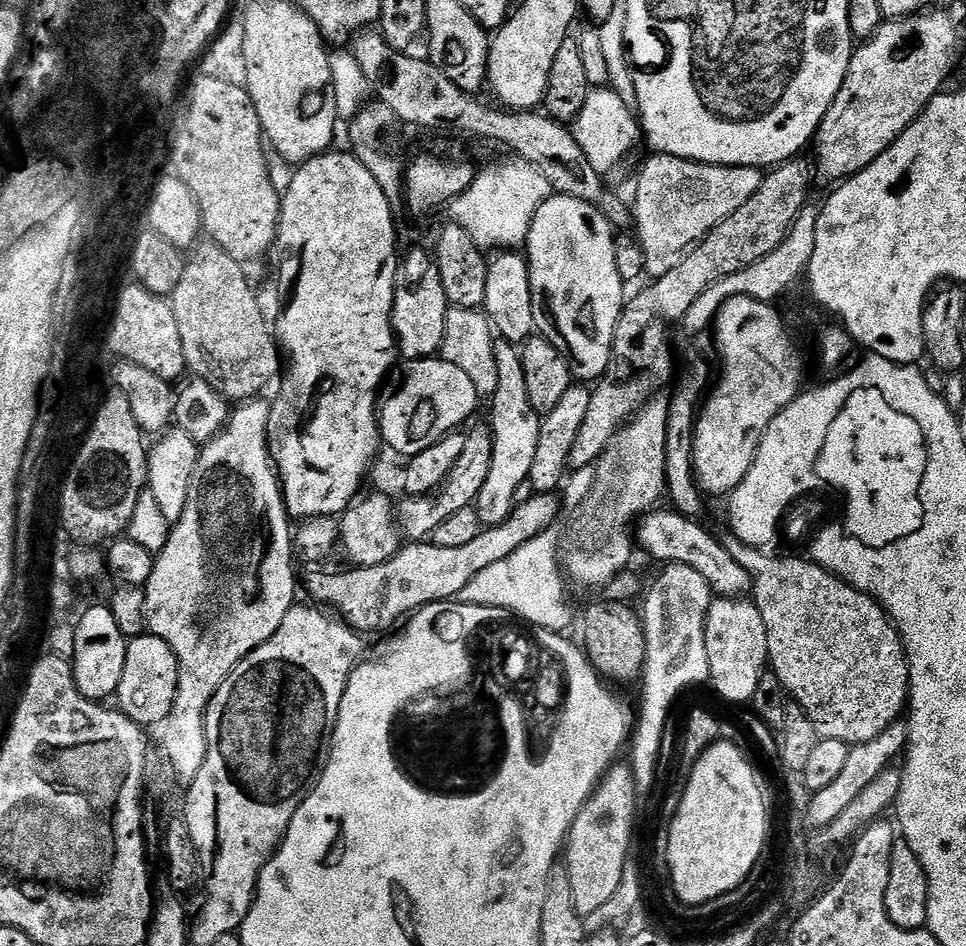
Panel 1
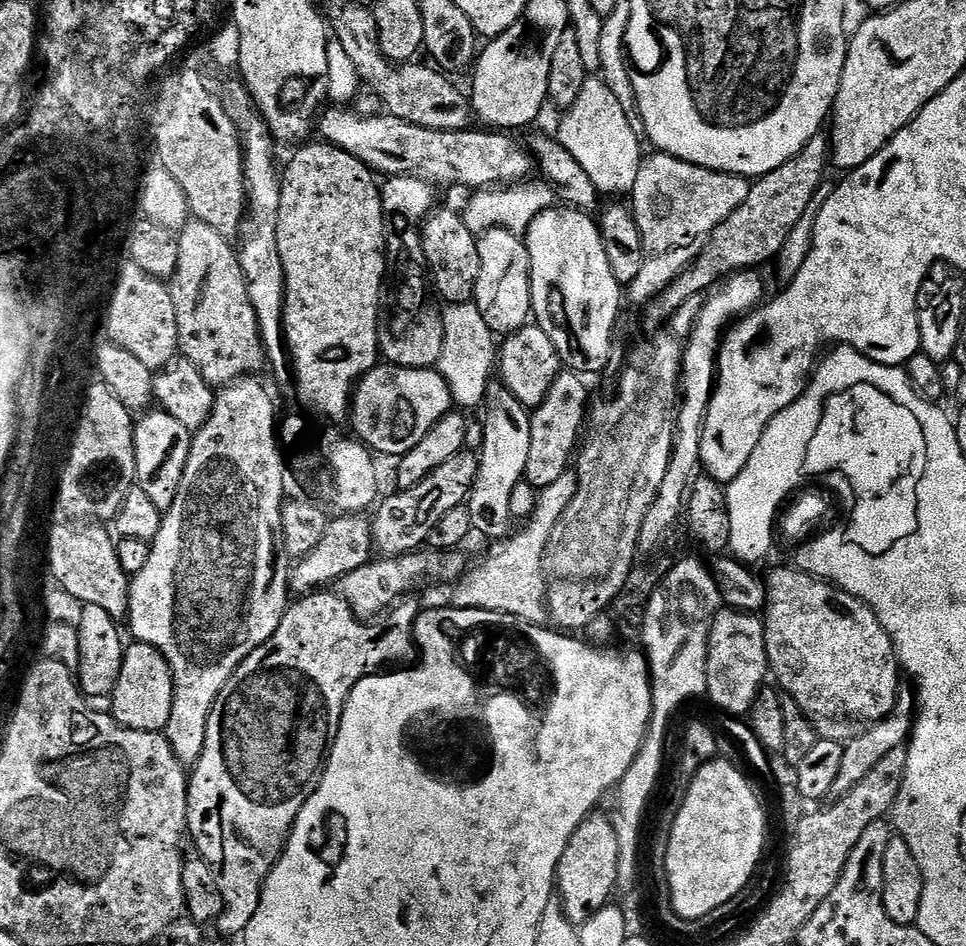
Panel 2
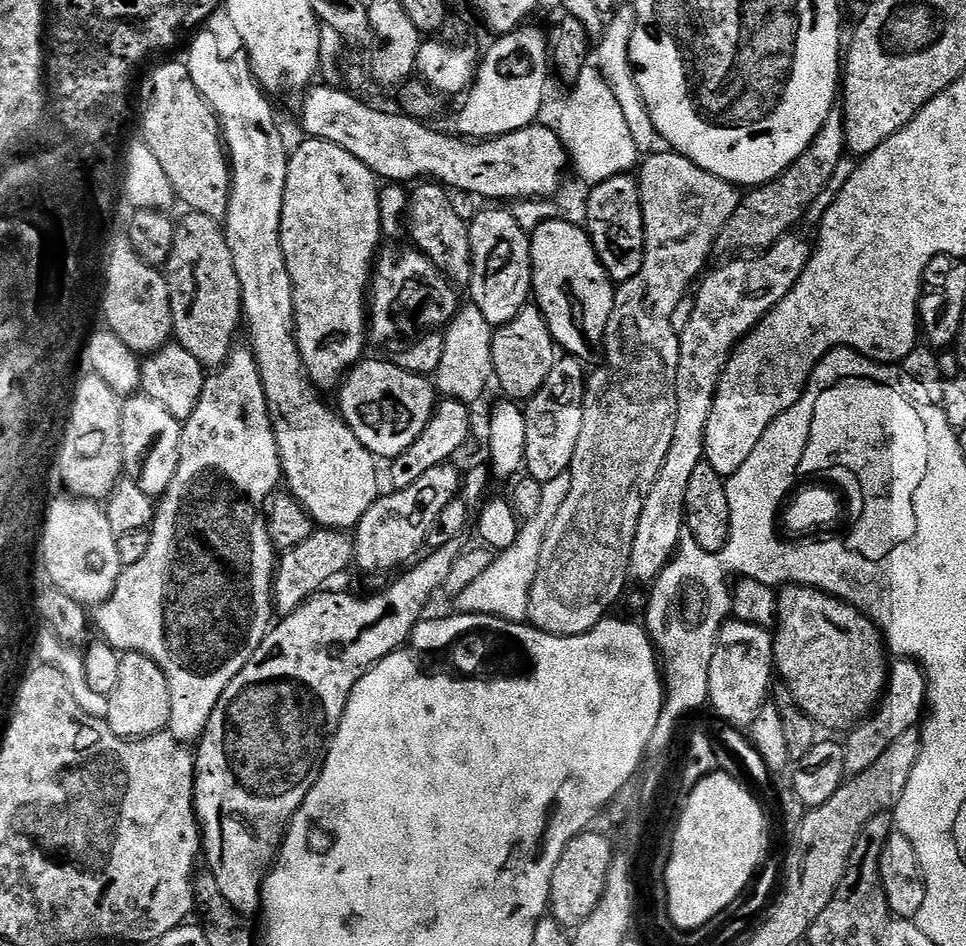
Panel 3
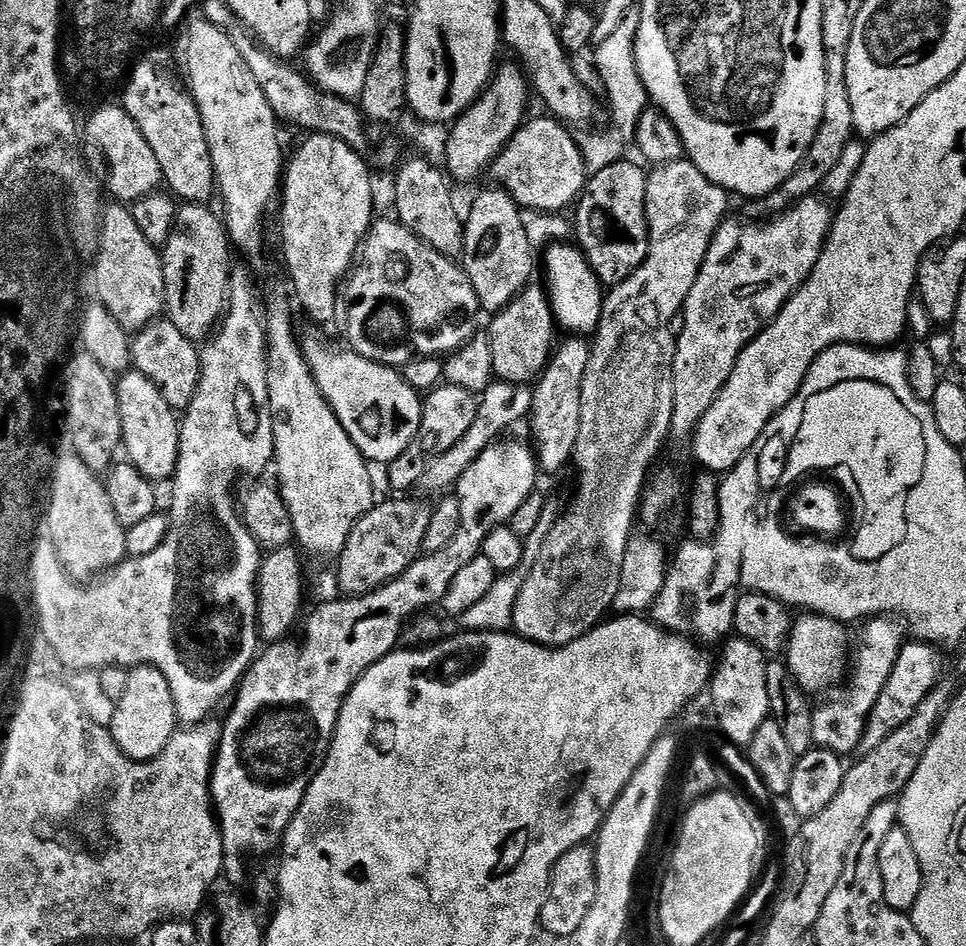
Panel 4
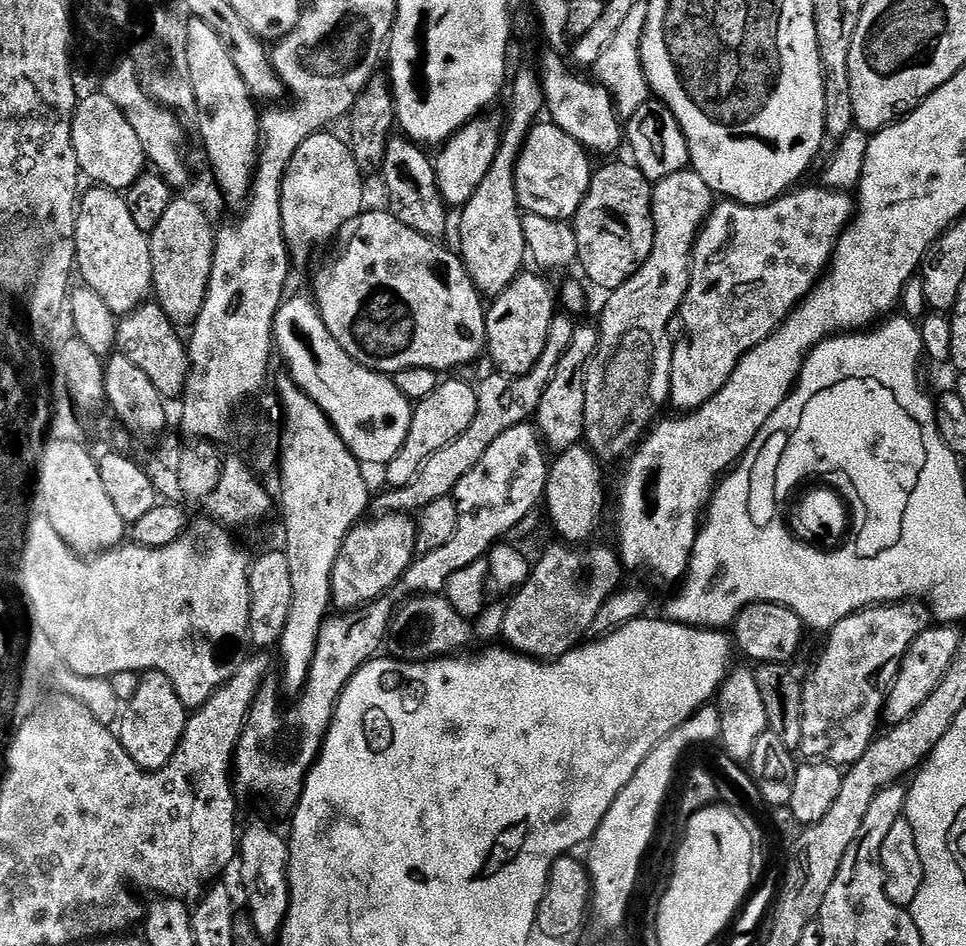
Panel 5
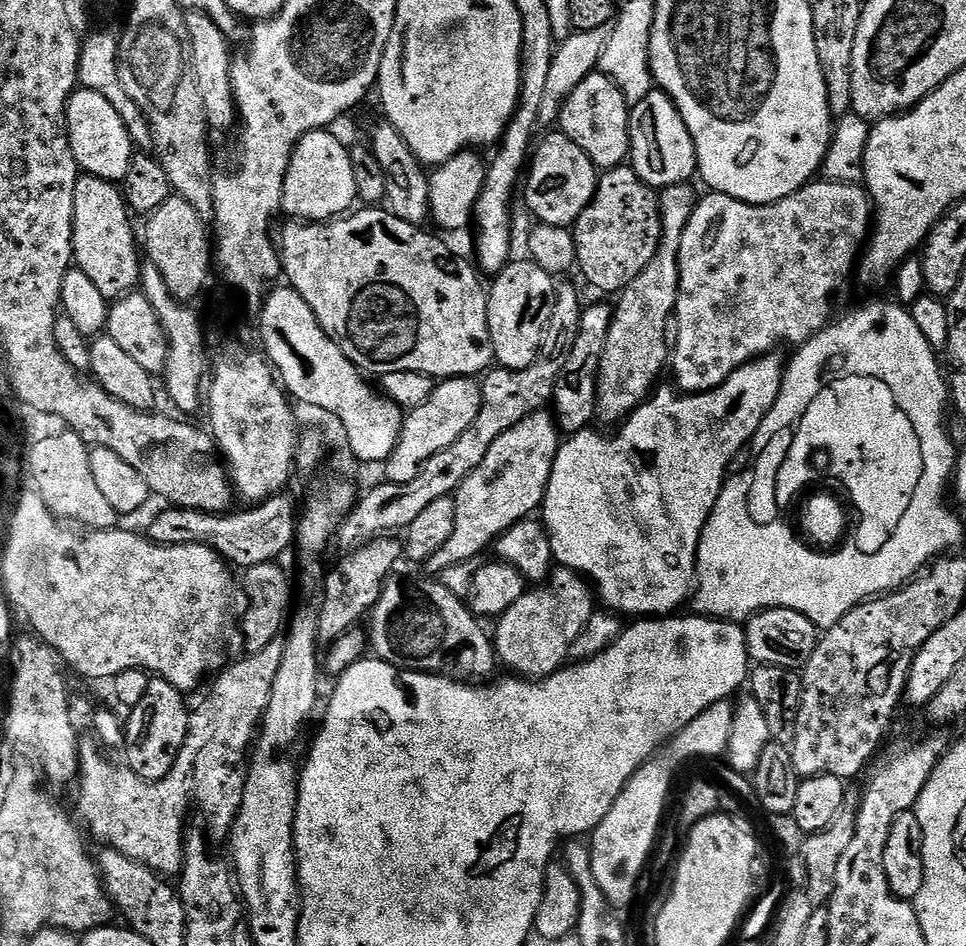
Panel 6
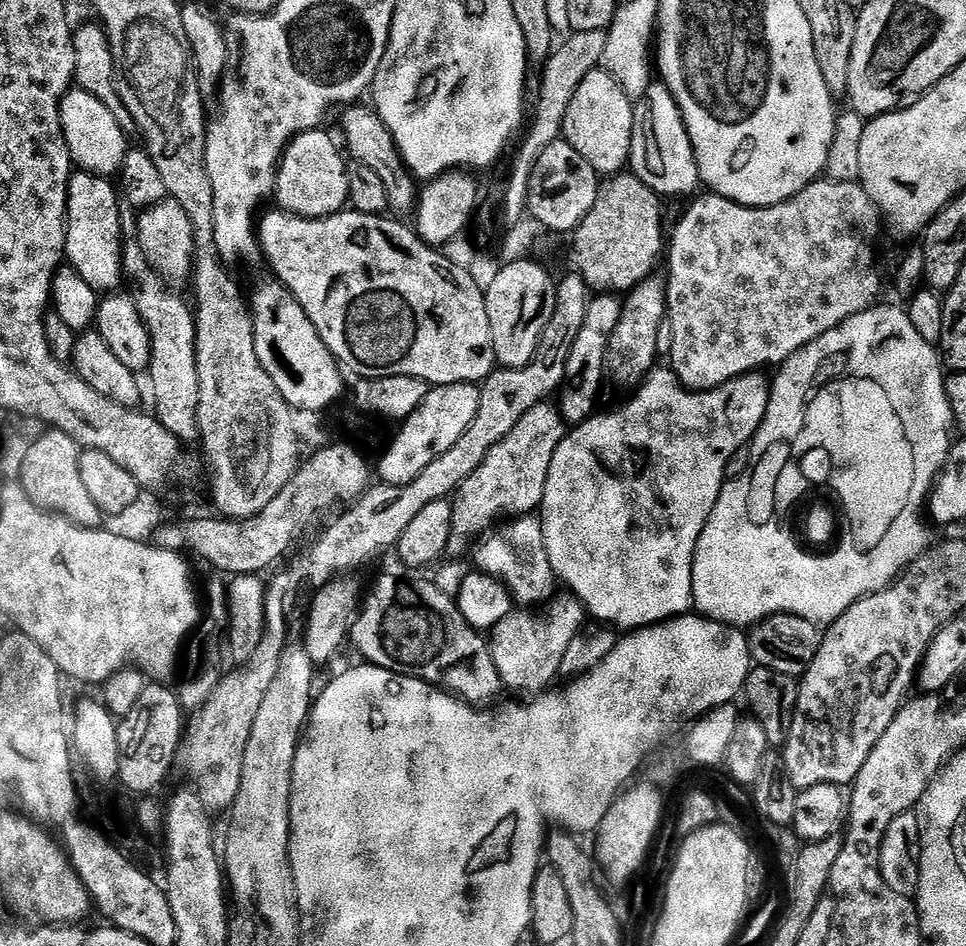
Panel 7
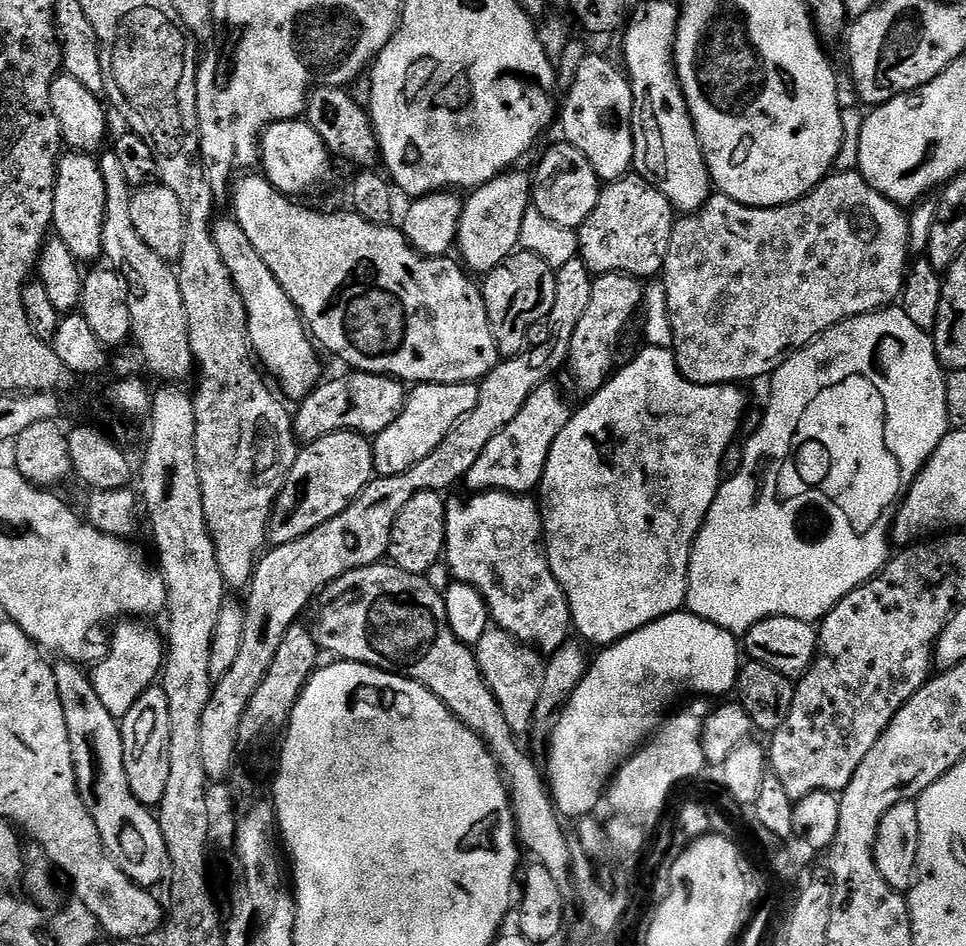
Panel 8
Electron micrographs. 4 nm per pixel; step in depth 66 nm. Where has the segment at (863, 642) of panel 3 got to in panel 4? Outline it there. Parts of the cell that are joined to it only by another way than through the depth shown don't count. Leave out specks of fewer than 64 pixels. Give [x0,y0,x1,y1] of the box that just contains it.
[786,614,850,698]

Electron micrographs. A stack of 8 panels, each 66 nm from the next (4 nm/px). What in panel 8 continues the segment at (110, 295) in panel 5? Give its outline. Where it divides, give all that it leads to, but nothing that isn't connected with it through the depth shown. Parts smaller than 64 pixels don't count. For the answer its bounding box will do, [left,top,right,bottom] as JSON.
[53,153,105,263]

